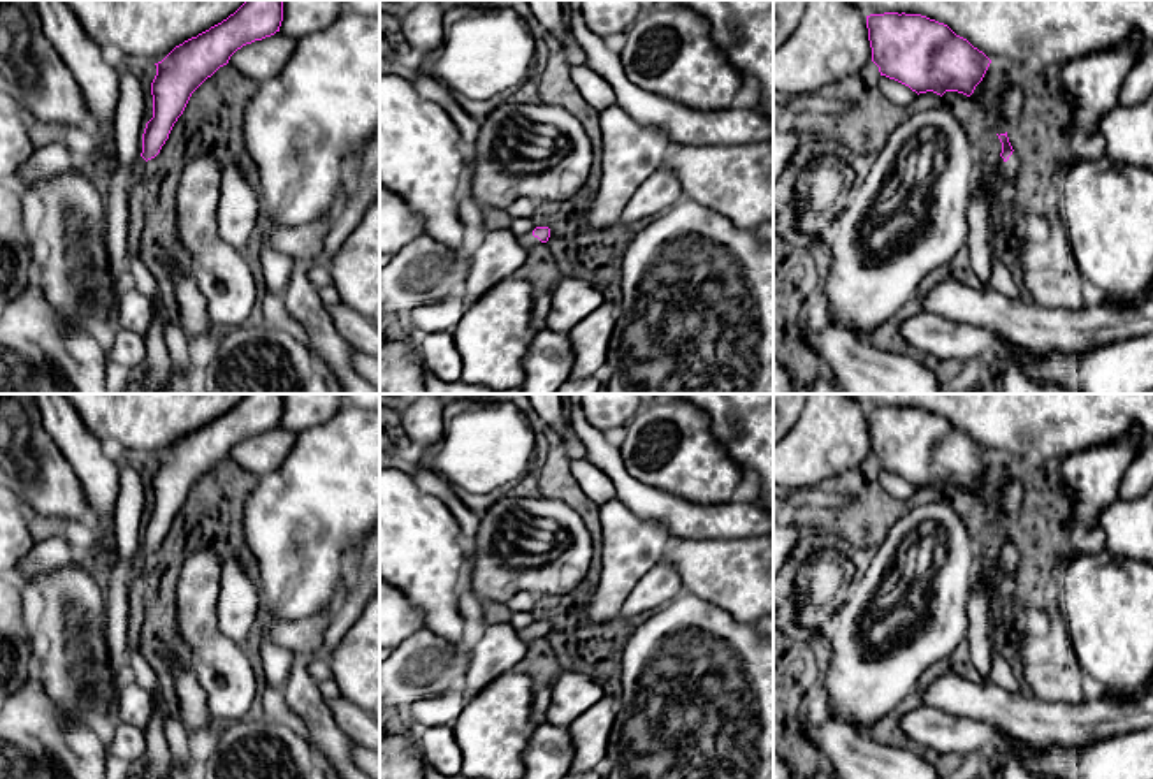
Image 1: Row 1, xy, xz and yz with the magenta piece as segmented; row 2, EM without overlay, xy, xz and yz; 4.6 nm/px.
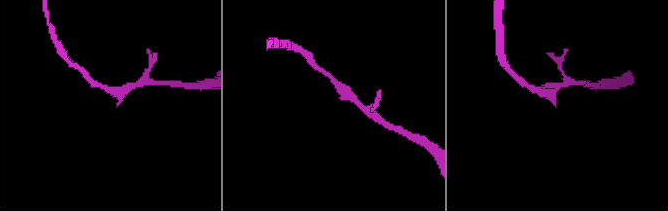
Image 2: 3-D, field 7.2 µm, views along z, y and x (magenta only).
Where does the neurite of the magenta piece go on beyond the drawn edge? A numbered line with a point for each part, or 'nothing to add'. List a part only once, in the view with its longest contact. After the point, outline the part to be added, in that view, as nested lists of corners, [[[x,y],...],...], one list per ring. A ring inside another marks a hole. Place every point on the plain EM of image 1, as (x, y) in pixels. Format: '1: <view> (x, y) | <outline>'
1: yz (1011, 561) | [[[1012,545],[1012,549],[1009,550],[1007,556],[1000,550],[1000,563],[1002,563],[1005,584],[1011,587],[1016,587],[1018,570],[1019,570],[1019,563],[1021,563],[1021,554],[1019,554],[1018,547]]]

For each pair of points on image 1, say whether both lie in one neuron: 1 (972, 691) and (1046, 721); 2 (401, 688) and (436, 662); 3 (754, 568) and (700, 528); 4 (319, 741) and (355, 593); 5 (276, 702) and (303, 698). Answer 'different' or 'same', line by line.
1: same
2: same
3: different
4: same
5: different

